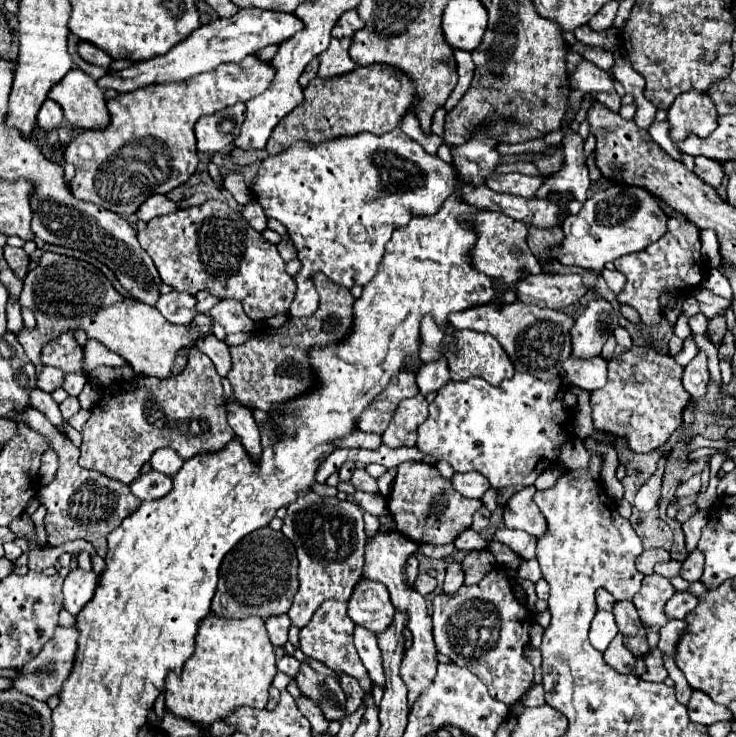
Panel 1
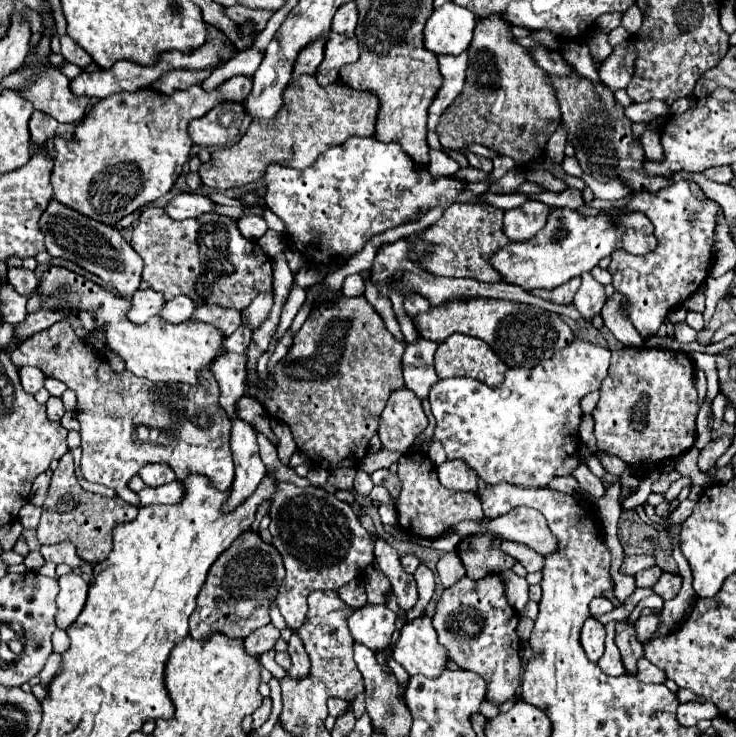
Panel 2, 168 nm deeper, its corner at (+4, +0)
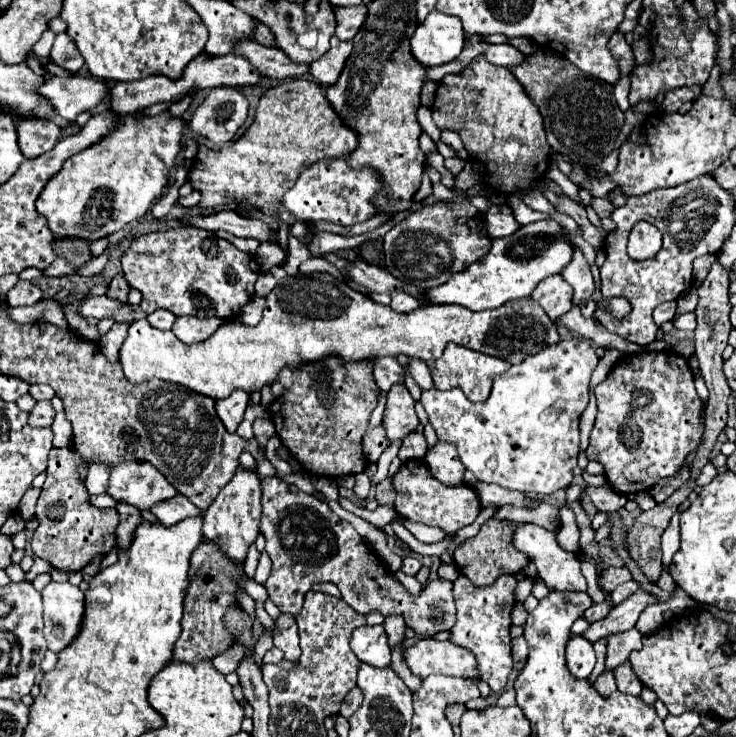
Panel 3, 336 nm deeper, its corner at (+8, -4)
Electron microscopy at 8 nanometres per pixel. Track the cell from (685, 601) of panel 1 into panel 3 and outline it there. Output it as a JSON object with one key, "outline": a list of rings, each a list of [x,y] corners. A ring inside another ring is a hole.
{"outline":[[[637,628],[609,636],[607,638],[605,670],[615,670],[619,664],[627,662],[627,656],[633,650],[639,650],[639,648],[641,648],[641,632]]]}

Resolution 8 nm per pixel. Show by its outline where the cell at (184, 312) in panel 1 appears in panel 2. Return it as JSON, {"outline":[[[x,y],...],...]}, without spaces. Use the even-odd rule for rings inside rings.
{"outline":[[[137,290],[135,296],[131,298],[131,310],[127,312],[127,318],[135,324],[145,324],[149,318],[159,316],[159,310],[163,310],[165,306],[165,298],[163,294],[155,292],[155,290]]]}

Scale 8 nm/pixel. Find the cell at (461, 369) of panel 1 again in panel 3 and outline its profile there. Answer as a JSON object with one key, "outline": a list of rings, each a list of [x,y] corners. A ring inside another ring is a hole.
{"outline":[[[449,344],[443,352],[441,358],[435,360],[435,366],[431,370],[433,382],[437,390],[451,390],[451,388],[461,388],[463,394],[471,400],[471,402],[485,402],[489,392],[491,392],[491,382],[497,374],[501,374],[503,370],[507,370],[511,364],[503,362],[499,358],[457,346],[457,344]]]}

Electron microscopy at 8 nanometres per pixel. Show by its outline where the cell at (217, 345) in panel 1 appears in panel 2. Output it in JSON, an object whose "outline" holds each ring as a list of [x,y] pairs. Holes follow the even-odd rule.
{"outline":[[[221,354],[211,364],[211,372],[219,382],[219,404],[227,410],[229,418],[235,418],[235,402],[245,394],[245,354]]]}

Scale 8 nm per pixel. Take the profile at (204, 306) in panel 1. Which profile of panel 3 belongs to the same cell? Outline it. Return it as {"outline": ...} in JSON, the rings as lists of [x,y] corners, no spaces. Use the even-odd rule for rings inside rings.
{"outline":[[[155,310],[147,316],[147,320],[149,320],[151,326],[155,326],[159,330],[171,330],[171,326],[175,322],[175,316],[169,310]]]}

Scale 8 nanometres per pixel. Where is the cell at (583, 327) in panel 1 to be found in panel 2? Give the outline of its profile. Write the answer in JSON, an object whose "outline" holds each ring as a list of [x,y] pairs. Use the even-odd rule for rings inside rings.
{"outline":[[[589,272],[583,274],[581,278],[583,278],[583,282],[575,294],[573,304],[579,310],[581,318],[585,322],[591,322],[595,316],[601,314],[601,308],[605,304],[605,288]]]}

